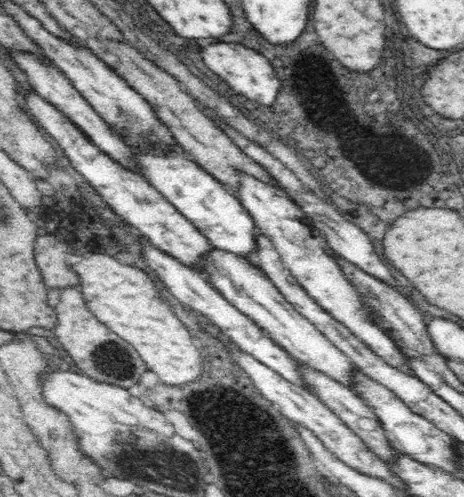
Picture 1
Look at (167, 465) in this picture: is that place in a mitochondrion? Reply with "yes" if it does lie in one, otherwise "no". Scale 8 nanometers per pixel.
yes

